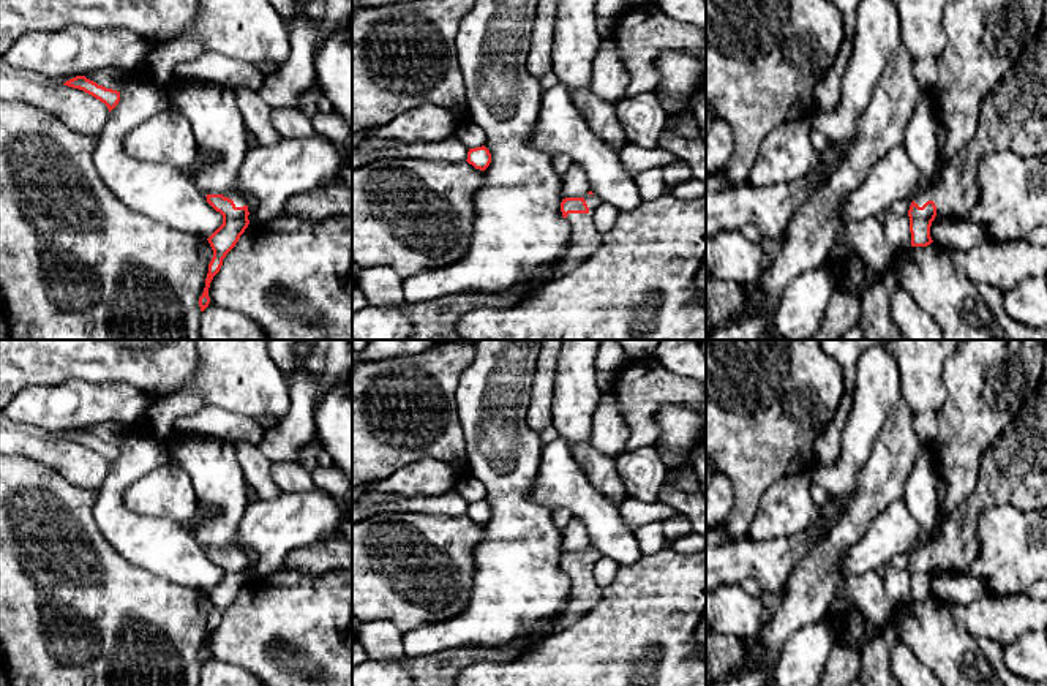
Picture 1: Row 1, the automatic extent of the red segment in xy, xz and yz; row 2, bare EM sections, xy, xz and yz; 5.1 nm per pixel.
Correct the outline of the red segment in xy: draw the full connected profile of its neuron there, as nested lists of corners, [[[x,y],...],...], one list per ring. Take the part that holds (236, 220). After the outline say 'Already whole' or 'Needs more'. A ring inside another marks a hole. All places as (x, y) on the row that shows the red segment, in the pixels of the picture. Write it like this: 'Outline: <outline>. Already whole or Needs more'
Outline: [[[238,190],[227,194],[207,194],[205,198],[207,202],[223,215],[223,224],[207,239],[213,250],[213,258],[208,264],[204,292],[199,297],[201,311],[204,311],[210,303],[208,288],[213,277],[220,272],[223,259],[235,247],[250,224],[248,205]]]. Needs more

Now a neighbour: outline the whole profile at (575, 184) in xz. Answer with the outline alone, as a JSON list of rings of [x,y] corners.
[[[572,163],[562,175],[562,199],[584,198],[591,191],[589,179],[580,164]]]

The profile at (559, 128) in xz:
[[[561,82],[543,92],[529,145],[551,158],[569,155],[584,169],[591,191],[619,213],[632,213],[643,204],[635,177],[622,168],[617,152],[589,128]]]

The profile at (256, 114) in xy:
[[[242,87],[234,95],[245,126],[257,138],[259,145],[278,144],[283,136],[273,126],[273,109],[261,98],[259,92]]]

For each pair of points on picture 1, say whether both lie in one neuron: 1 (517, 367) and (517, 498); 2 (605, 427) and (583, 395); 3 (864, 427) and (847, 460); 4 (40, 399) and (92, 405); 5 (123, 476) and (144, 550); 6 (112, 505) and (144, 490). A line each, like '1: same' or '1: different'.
1: same
2: different
3: same
4: same
5: same
6: different

